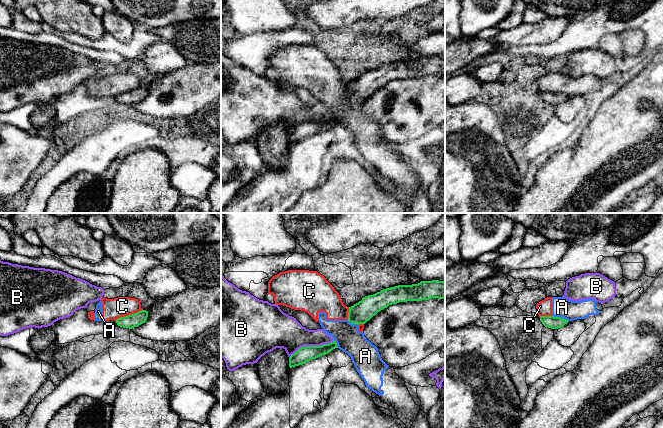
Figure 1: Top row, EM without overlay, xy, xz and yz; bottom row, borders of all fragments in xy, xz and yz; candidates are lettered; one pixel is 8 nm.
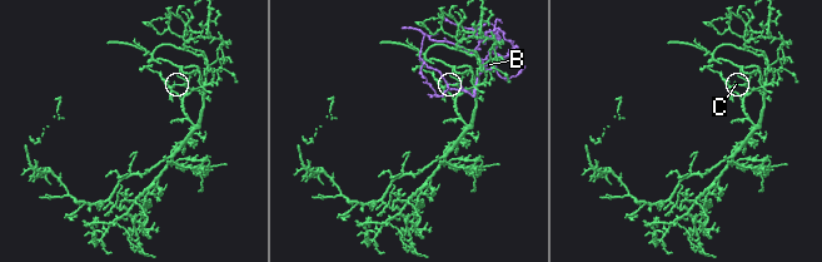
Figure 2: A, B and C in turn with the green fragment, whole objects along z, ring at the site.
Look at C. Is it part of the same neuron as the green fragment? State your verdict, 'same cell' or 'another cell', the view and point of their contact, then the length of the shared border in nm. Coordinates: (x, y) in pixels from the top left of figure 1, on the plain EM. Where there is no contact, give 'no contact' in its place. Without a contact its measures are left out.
another cell; meets green in xy at (128, 91); contact 240 nm long

